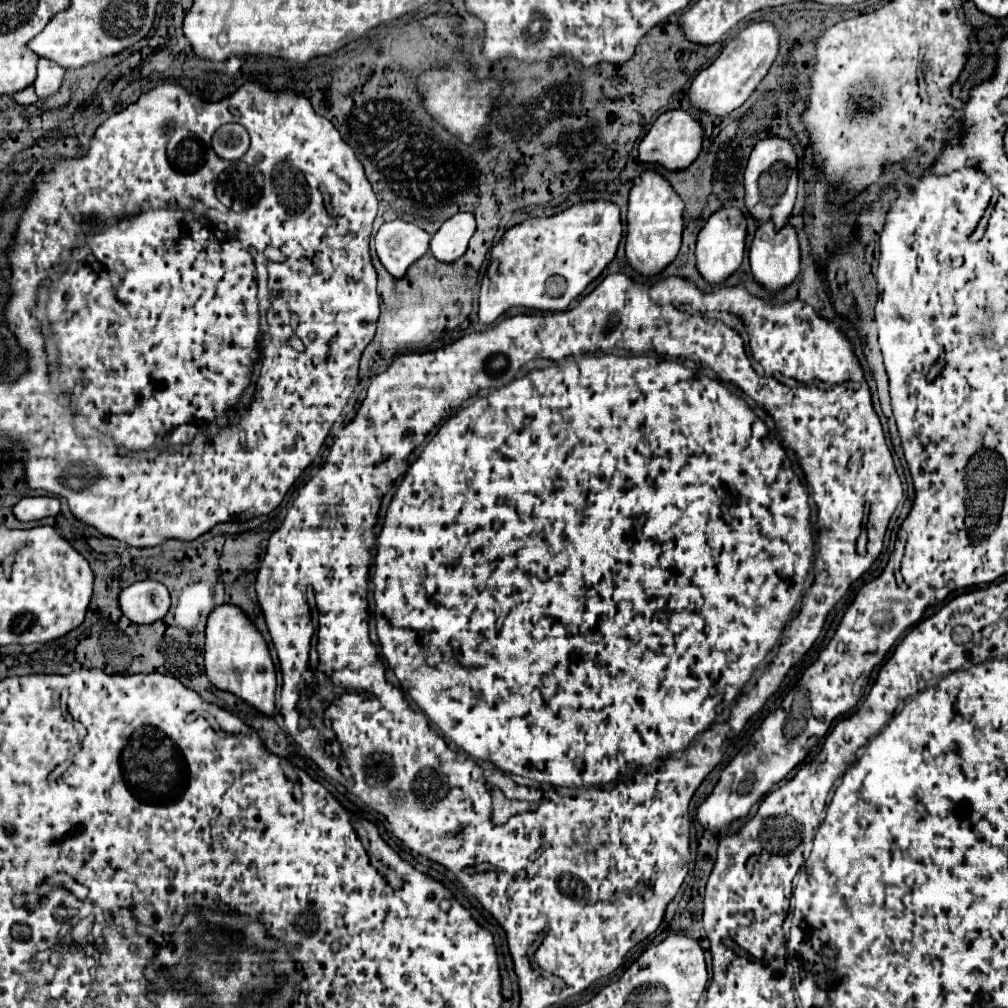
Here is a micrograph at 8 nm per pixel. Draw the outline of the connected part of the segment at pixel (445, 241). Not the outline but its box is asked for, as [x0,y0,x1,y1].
[430,212,476,264]

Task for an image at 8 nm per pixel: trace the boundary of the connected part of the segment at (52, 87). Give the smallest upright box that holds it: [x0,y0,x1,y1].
[34,58,66,98]

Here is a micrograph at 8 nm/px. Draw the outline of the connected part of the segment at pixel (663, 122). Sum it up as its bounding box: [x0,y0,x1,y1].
[638,110,702,172]

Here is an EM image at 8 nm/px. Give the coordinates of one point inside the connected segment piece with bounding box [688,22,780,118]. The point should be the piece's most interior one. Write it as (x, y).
(725, 85)

